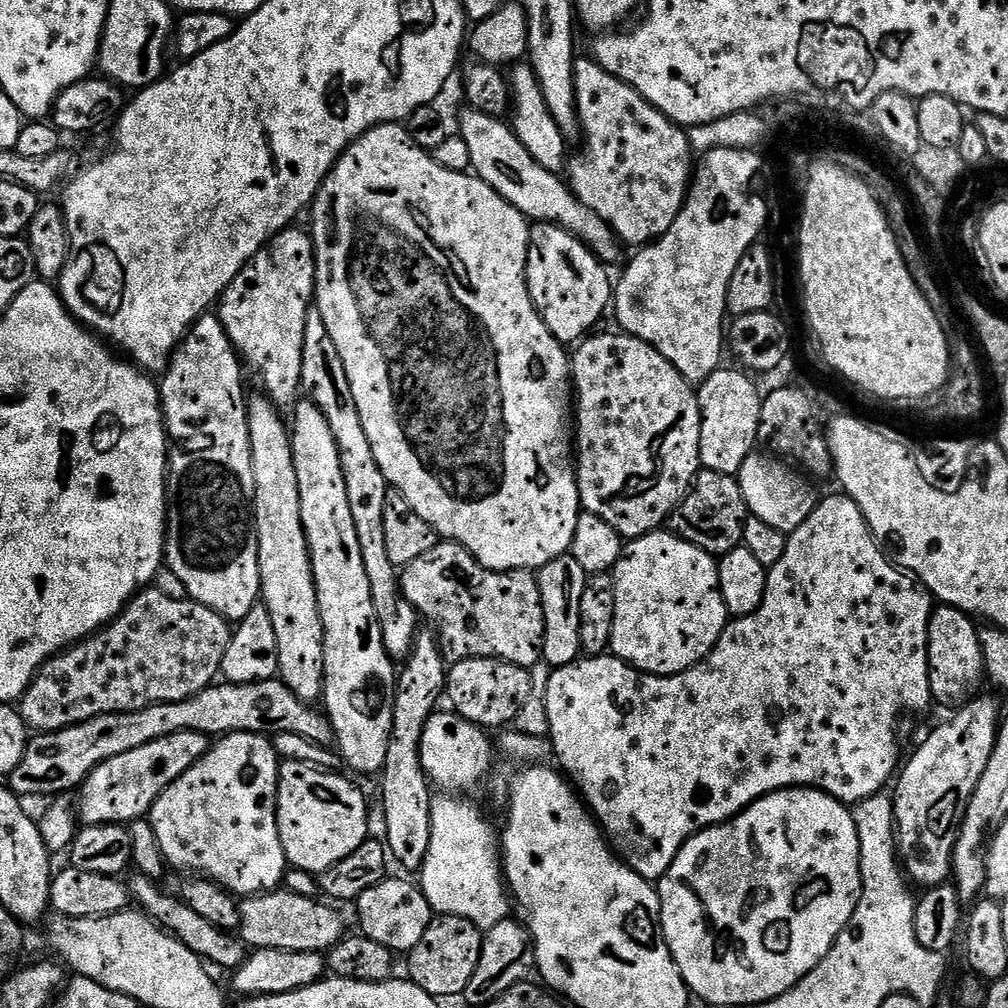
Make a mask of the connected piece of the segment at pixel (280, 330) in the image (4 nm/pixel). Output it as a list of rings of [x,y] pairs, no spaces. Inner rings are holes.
[[[296,227],[285,228],[269,244],[262,246],[262,250],[254,254],[254,258],[242,269],[238,278],[234,278],[218,301],[218,315],[230,342],[235,346],[241,361],[260,375],[263,395],[281,410],[291,409],[302,392],[302,342],[306,334],[308,309],[313,307],[316,294],[314,242],[305,229],[303,232]]]

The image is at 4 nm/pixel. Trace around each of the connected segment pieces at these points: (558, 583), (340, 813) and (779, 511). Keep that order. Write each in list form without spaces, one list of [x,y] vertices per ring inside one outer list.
[[[571,554],[554,558],[546,566],[535,573],[538,590],[542,594],[542,610],[544,611],[544,654],[543,663],[549,669],[561,668],[574,664],[581,659],[580,623],[578,618],[582,611],[582,590],[586,590],[588,573],[574,562]]]
[[[286,760],[280,765],[280,786],[276,794],[276,821],[278,822],[278,834],[282,842],[282,850],[286,854],[289,865],[293,869],[302,872],[311,872],[319,874],[330,870],[330,866],[334,866],[338,862],[342,862],[342,858],[346,858],[349,854],[354,854],[354,850],[358,850],[358,846],[362,846],[362,842],[369,839],[370,832],[368,832],[368,800],[364,797],[364,792],[360,788],[355,788],[350,781],[344,776],[339,776],[339,771],[325,770],[317,768],[310,764],[303,764],[297,760]]]
[[[753,454],[746,458],[746,462],[742,462],[738,479],[744,501],[749,513],[766,522],[766,526],[774,526],[774,530],[790,534],[798,526],[802,526],[806,518],[810,518],[810,514],[817,506],[818,495],[816,496],[815,490],[807,484],[809,481],[795,467],[771,455],[763,455]]]

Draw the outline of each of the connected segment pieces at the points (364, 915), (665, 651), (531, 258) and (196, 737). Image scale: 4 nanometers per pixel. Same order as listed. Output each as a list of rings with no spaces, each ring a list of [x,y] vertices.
[[[385,878],[378,882],[378,886],[370,886],[366,894],[359,896],[354,902],[354,908],[360,919],[359,931],[374,938],[374,942],[382,942],[382,946],[386,946],[394,954],[407,954],[414,946],[418,946],[418,942],[422,942],[422,934],[426,934],[434,918],[423,892],[413,881],[411,884],[408,880]]]
[[[657,530],[648,532],[644,536],[637,536],[629,539],[624,545],[624,553],[620,555],[620,561],[610,573],[614,586],[616,587],[616,601],[614,602],[614,626],[612,627],[611,655],[620,660],[625,660],[634,668],[642,672],[648,672],[652,676],[676,676],[688,668],[693,668],[701,660],[706,659],[712,652],[712,647],[718,642],[718,638],[724,633],[724,628],[730,622],[728,607],[720,593],[720,570],[717,557],[711,556],[709,552],[703,552],[698,546],[686,542],[680,536],[672,535],[668,530]]]
[[[536,222],[531,225],[530,235],[528,238],[528,289],[530,290],[530,298],[534,302],[534,306],[538,310],[538,314],[542,318],[542,322],[550,330],[550,334],[554,334],[554,338],[560,341],[561,344],[565,346],[575,345],[577,342],[585,339],[593,331],[592,328],[600,319],[604,316],[604,311],[609,311],[610,305],[614,300],[614,284],[610,279],[608,281],[608,272],[609,269],[605,267],[602,261],[594,255],[591,250],[585,246],[582,241],[579,240],[572,233],[567,232],[564,228],[560,228],[556,224],[546,224],[543,222]]]
[[[179,732],[170,734],[166,738],[158,738],[158,742],[150,742],[146,746],[138,746],[138,750],[130,750],[127,754],[118,754],[118,758],[110,758],[99,764],[91,774],[85,778],[78,789],[78,816],[85,825],[94,824],[123,824],[131,825],[132,821],[147,817],[152,811],[154,802],[171,786],[175,780],[190,766],[201,760],[210,747],[209,737],[200,732]]]

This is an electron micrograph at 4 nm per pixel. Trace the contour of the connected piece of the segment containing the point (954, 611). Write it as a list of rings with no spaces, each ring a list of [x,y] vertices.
[[[939,605],[932,612],[927,632],[930,688],[933,701],[944,708],[959,710],[976,698],[984,684],[984,659],[975,621],[957,608]]]

